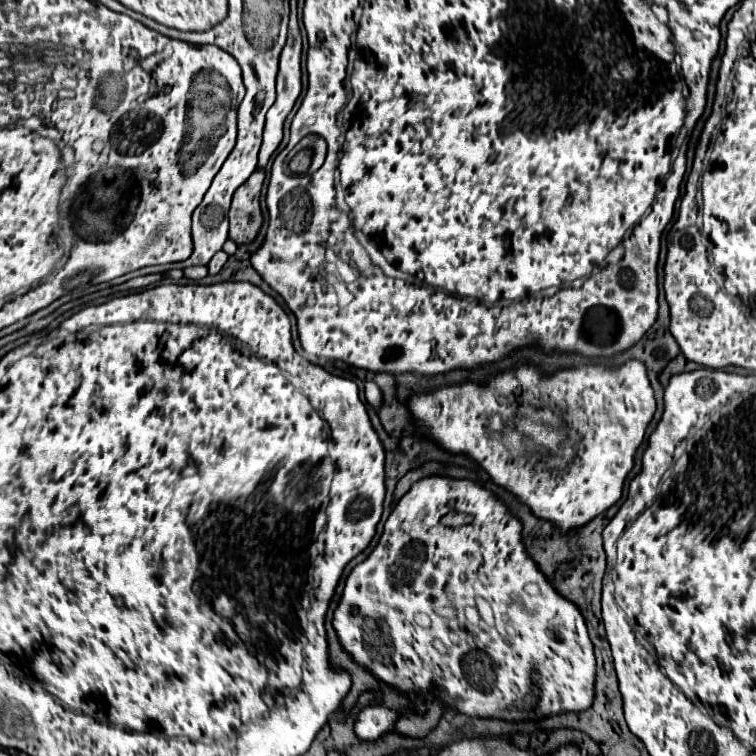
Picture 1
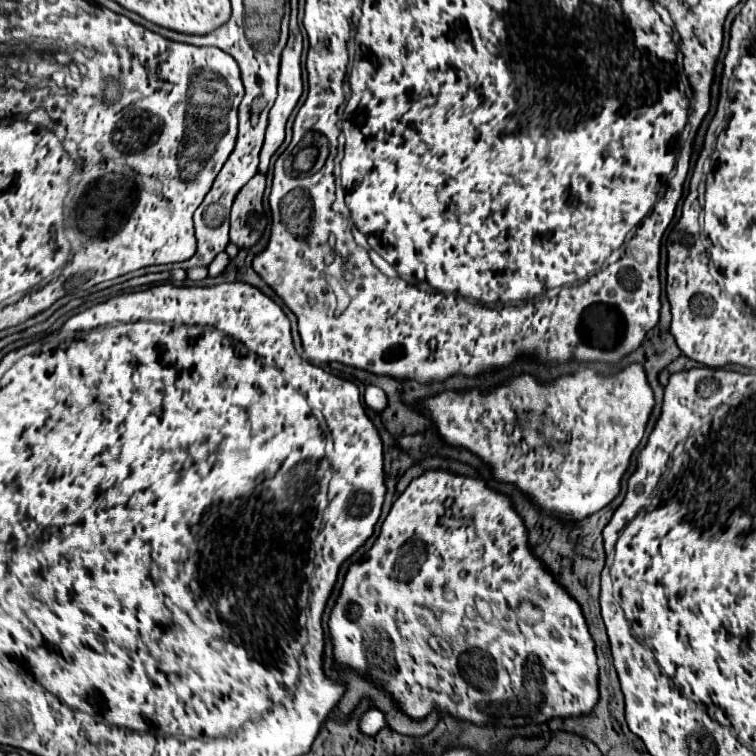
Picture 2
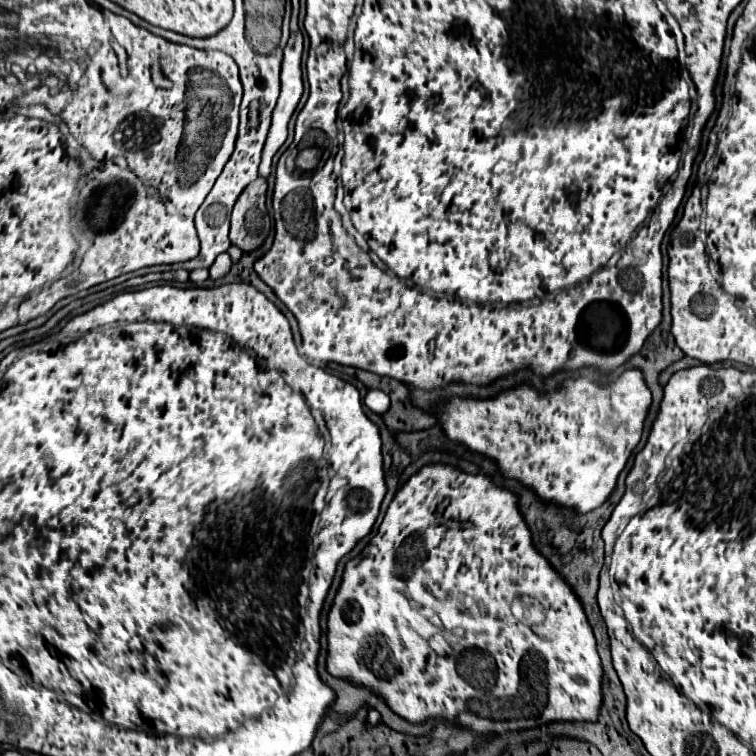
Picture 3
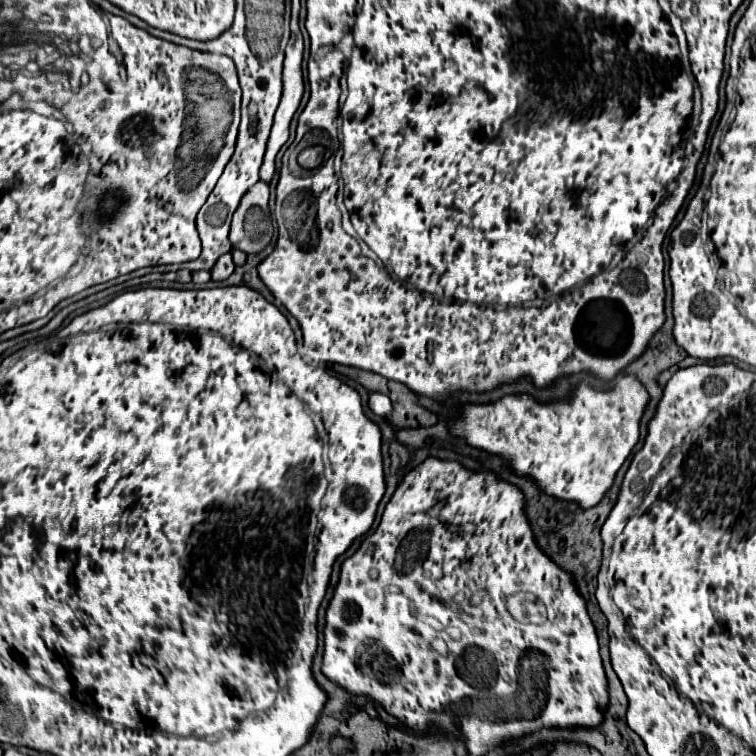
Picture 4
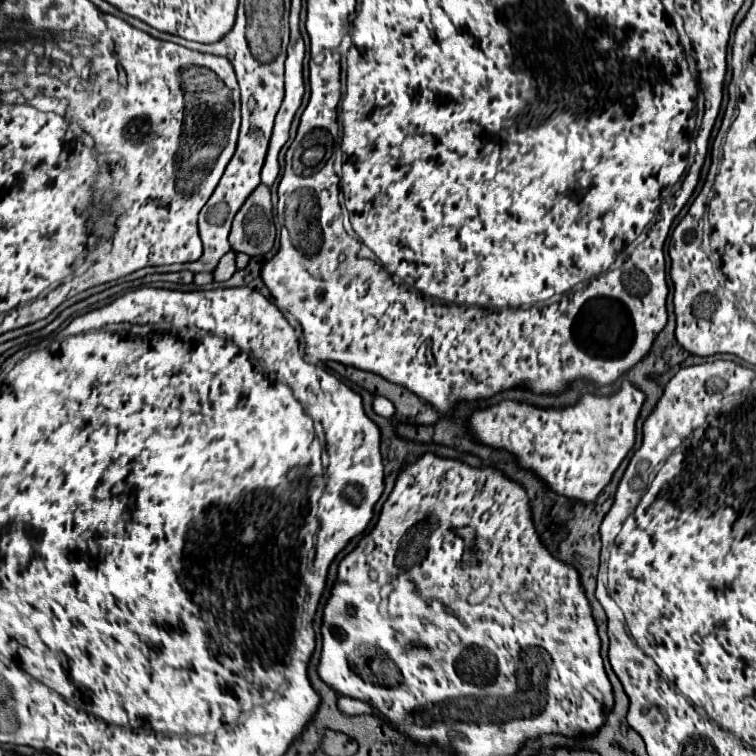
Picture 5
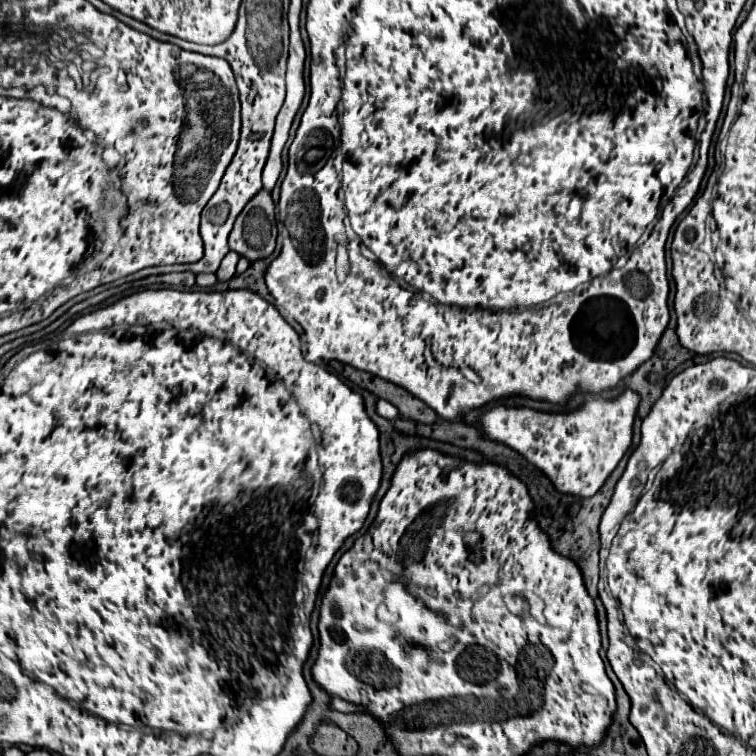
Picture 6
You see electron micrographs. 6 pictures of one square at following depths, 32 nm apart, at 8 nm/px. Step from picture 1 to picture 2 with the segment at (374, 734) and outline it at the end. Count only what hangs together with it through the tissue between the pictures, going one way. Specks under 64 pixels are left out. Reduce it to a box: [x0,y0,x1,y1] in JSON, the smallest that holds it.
[360,708,386,734]

